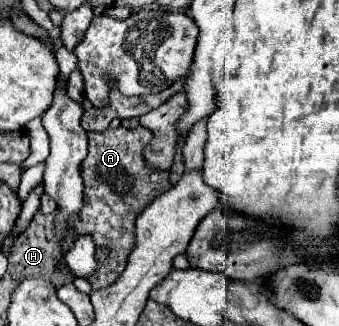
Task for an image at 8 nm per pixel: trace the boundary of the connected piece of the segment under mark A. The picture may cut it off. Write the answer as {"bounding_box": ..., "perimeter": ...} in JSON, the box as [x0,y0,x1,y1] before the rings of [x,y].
{"bounding_box":[63,127,171,289],"perimeter":[[[147,127],[137,129],[107,129],[101,133],[89,133],[89,155],[83,163],[83,181],[85,181],[85,207],[79,217],[73,221],[75,235],[67,239],[63,249],[71,249],[73,241],[81,233],[89,233],[95,239],[97,247],[109,247],[111,259],[101,263],[99,269],[89,277],[93,289],[105,289],[111,285],[127,267],[127,257],[135,245],[135,221],[139,213],[159,195],[171,189],[169,173],[163,181],[151,181],[153,169],[147,165],[143,151],[153,141],[153,131]]]}

